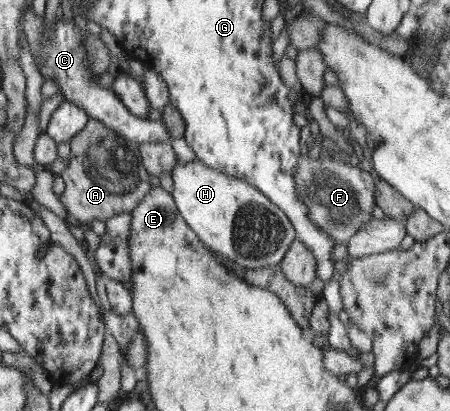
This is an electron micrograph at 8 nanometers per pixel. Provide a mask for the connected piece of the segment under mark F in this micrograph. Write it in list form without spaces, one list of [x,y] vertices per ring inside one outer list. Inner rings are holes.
[[[301,155],[293,170],[297,197],[307,205],[308,219],[312,225],[325,231],[335,244],[349,241],[358,229],[372,221],[373,207],[376,205],[374,178],[372,172],[359,168],[359,165],[350,164],[345,156],[312,159]]]

